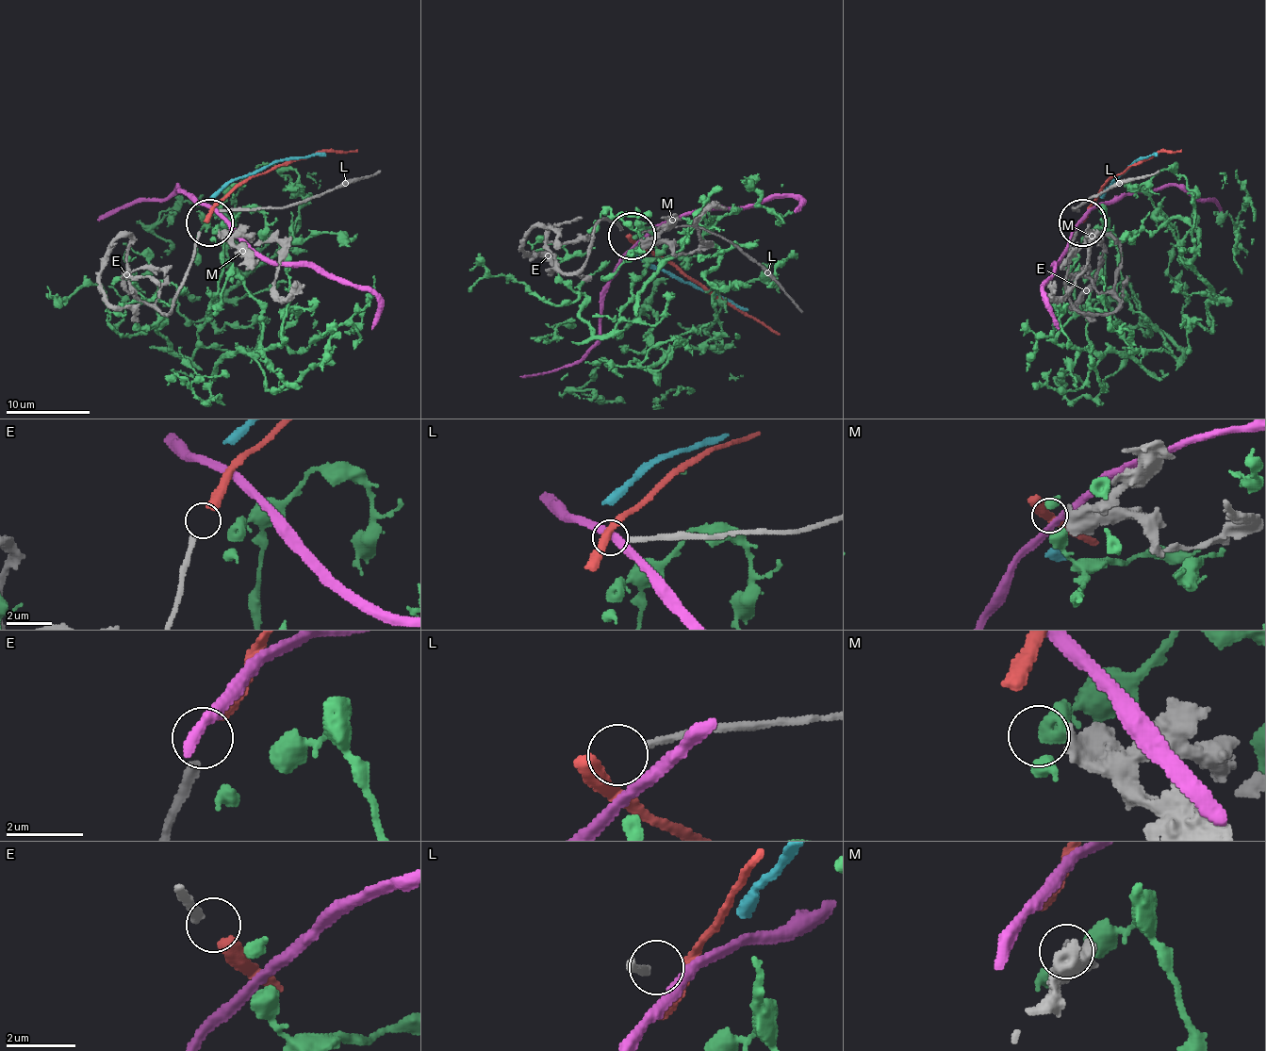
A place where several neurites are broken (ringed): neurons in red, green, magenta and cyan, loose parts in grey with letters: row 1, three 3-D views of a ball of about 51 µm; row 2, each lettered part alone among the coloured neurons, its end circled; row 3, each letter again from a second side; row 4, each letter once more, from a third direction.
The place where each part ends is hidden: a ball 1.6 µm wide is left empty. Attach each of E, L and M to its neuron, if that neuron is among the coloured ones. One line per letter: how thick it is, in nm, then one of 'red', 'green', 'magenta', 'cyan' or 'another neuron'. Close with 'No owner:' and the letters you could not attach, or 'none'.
E: 240 nm thick; red
L: 170 nm thick; another neuron
M: 550 nm thick; another neuron
No owner: L, M

